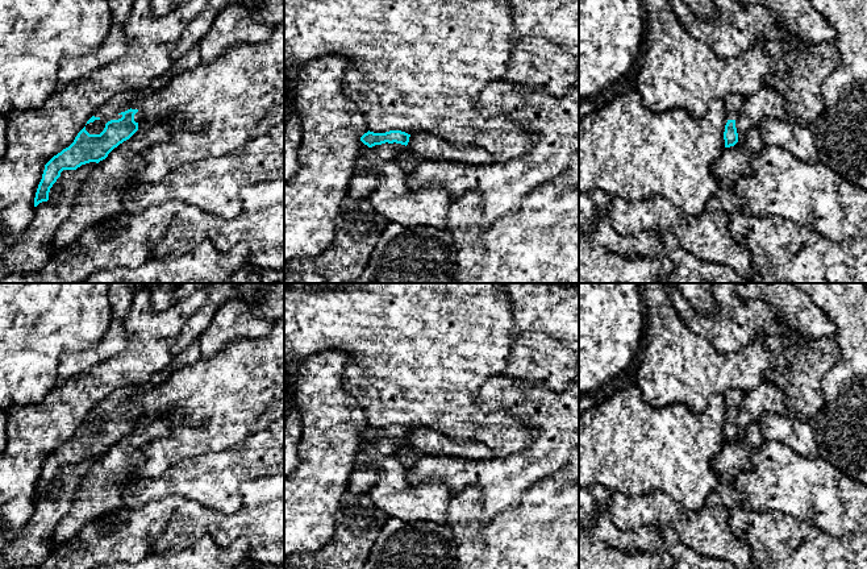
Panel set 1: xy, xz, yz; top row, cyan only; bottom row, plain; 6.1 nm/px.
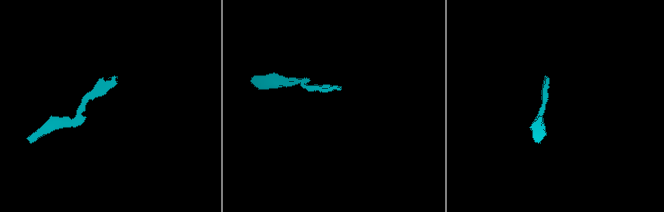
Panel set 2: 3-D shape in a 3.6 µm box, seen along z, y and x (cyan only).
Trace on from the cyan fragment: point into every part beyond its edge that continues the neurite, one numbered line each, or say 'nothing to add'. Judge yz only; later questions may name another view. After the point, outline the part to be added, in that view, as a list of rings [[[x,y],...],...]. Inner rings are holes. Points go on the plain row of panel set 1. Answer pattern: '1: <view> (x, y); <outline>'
1: yz (734, 397); [[[730,389],[724,396],[728,415],[735,415],[743,402],[745,393],[739,389]]]

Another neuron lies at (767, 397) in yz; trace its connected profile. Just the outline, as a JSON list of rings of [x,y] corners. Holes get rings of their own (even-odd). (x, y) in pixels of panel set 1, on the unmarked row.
[[[764,381],[743,396],[743,402],[735,414],[738,437],[743,437],[745,429],[760,419],[766,412],[783,414],[785,398],[783,390],[774,382]]]

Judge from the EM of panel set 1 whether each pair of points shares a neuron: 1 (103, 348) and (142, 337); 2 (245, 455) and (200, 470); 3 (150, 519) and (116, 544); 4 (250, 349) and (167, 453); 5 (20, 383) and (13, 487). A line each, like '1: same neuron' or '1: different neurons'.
1: different neurons
2: same neuron
3: same neuron
4: same neuron
5: different neurons

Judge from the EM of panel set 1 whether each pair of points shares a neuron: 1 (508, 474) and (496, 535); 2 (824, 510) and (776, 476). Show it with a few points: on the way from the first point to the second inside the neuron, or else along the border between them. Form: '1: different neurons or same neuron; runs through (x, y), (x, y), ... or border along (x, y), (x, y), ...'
1: different neurons; border along (524, 493), (513, 507), (494, 515), (482, 502)
2: same neuron; runs through (812, 498), (800, 486), (788, 484)

